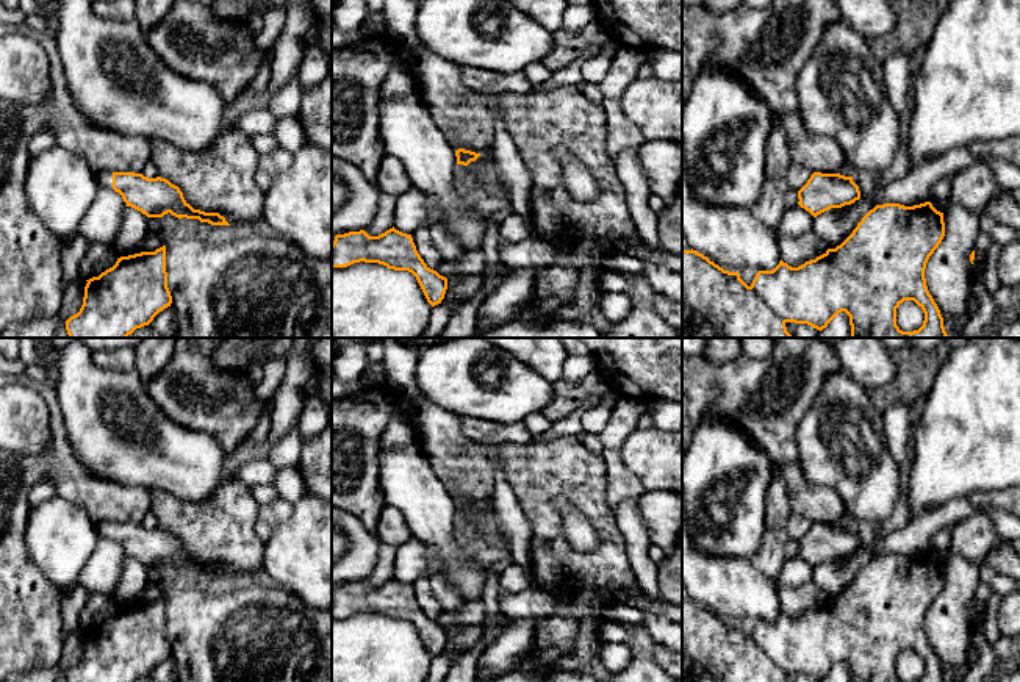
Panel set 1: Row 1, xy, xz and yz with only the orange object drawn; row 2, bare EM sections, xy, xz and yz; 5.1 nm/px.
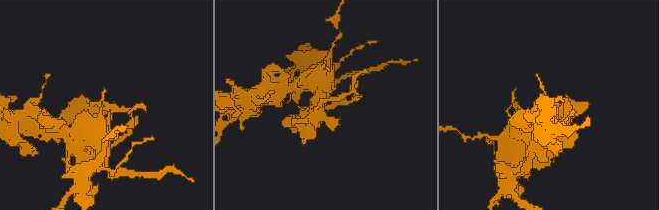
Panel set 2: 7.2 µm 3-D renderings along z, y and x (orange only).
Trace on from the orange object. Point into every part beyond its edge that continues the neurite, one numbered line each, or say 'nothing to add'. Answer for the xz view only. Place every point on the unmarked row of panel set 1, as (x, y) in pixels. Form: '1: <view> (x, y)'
nothing to add

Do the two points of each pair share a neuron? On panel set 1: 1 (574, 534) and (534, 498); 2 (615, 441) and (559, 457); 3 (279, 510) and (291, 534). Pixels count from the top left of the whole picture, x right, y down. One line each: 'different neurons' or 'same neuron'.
1: different neurons
2: different neurons
3: different neurons

